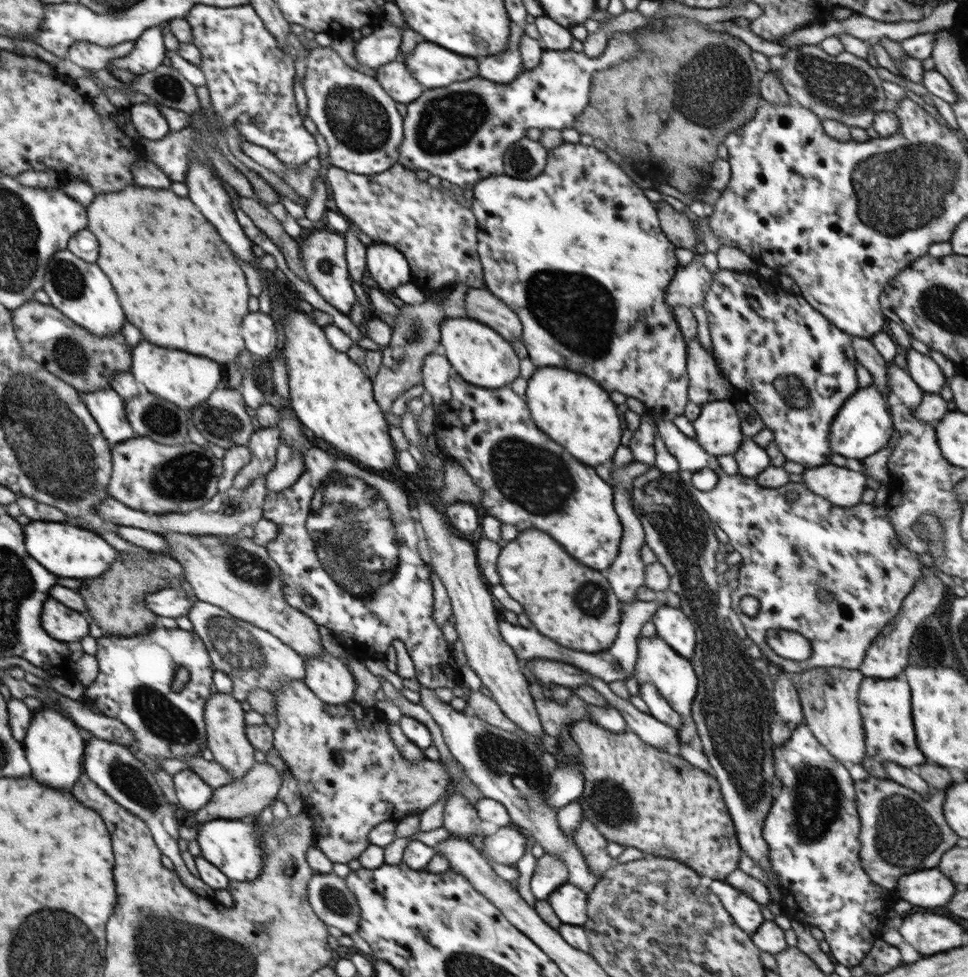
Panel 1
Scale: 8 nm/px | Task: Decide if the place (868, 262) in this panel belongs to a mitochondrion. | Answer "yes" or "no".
no

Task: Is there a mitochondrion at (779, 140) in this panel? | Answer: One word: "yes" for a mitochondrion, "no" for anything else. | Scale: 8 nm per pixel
no

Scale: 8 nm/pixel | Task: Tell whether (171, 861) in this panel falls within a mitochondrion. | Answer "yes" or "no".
no

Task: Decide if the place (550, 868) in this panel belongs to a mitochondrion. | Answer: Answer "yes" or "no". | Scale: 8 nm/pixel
yes

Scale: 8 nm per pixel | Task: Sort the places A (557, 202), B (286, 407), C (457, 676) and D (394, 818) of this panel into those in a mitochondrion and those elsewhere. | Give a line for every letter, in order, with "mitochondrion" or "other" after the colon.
A: other
B: other
C: other
D: other

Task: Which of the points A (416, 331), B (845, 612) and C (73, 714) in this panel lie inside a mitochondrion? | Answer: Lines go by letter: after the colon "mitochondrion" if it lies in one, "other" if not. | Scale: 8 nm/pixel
A: mitochondrion
B: other
C: other

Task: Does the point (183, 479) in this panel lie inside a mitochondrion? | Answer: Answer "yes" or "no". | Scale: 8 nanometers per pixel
yes

